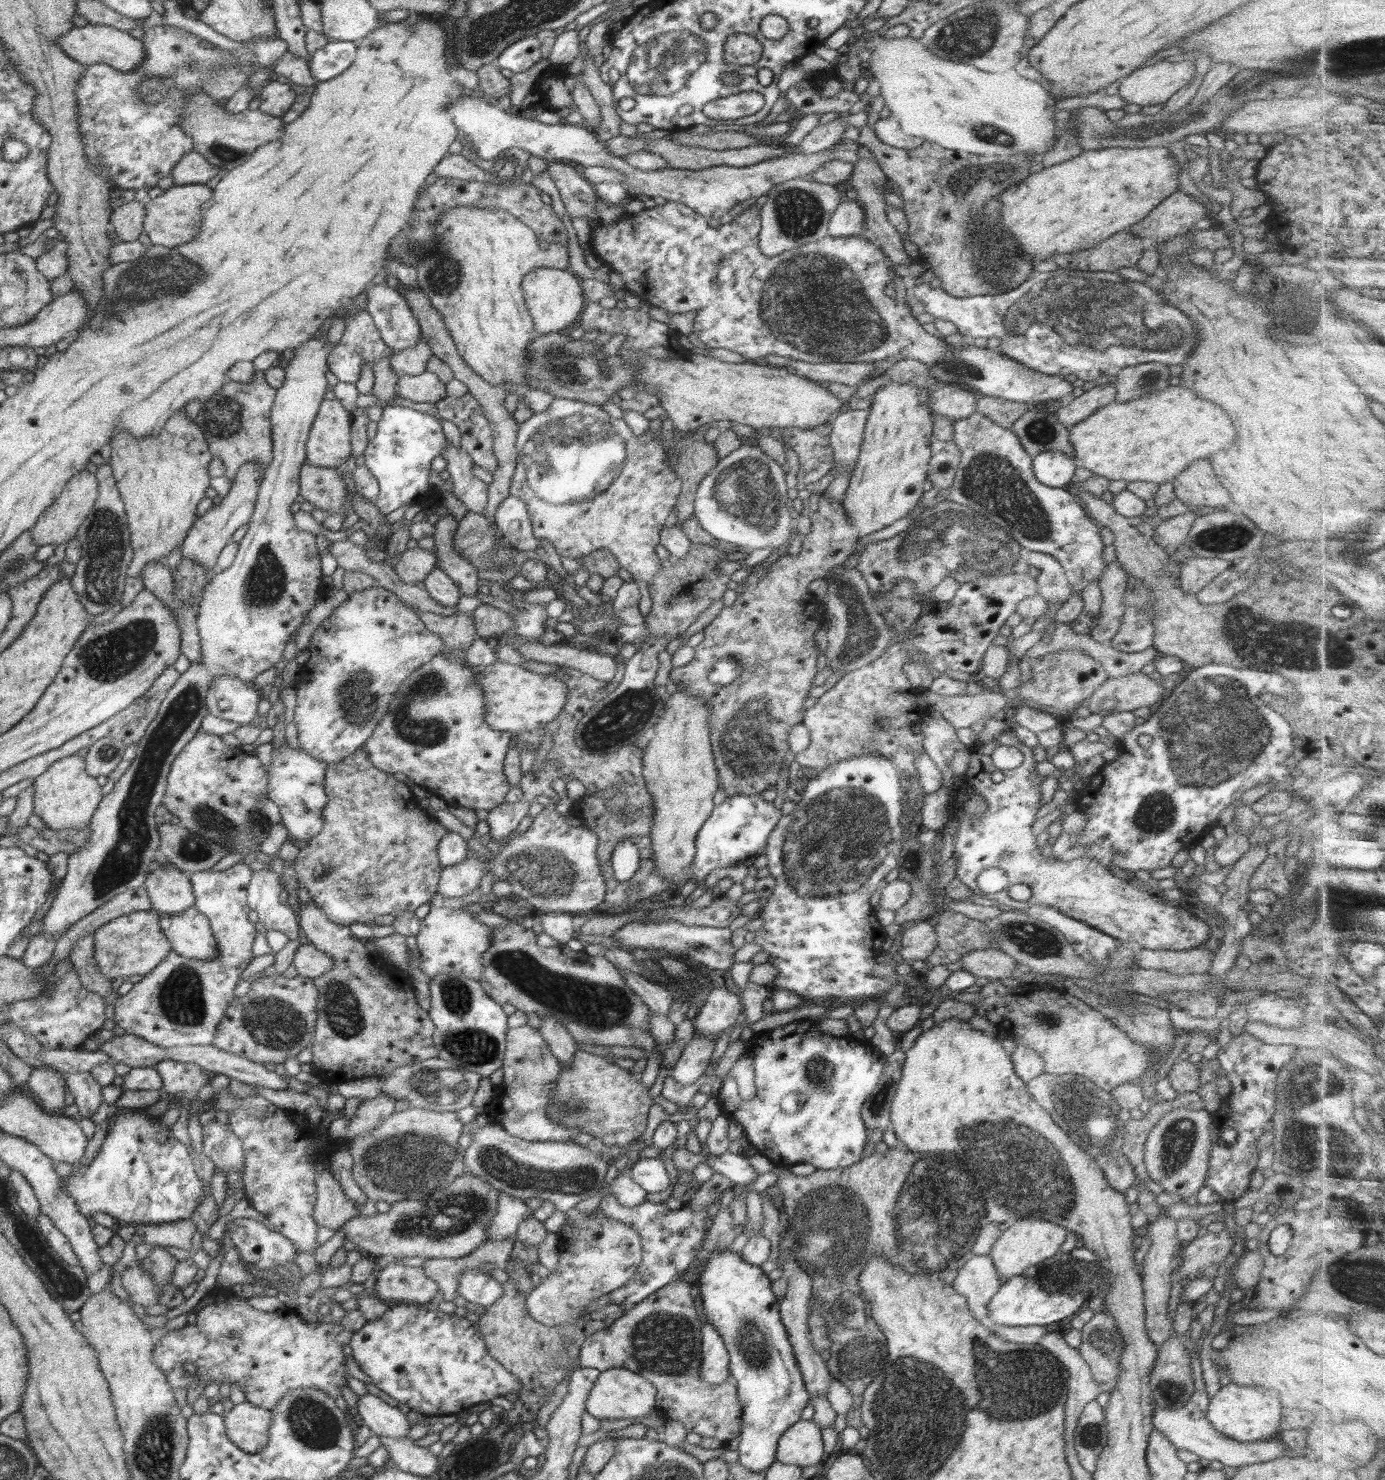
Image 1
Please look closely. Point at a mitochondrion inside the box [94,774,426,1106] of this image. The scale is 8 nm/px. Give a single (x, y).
(273, 1022)

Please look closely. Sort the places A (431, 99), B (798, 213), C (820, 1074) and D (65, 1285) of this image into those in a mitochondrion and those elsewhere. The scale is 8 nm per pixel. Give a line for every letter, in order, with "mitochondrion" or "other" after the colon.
A: other
B: mitochondrion
C: mitochondrion
D: mitochondrion

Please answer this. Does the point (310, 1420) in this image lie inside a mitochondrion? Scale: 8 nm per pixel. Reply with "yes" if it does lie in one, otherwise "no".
yes

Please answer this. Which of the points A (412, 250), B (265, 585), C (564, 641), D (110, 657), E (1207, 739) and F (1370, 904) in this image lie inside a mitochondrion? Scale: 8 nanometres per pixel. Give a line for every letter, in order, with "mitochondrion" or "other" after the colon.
A: mitochondrion
B: mitochondrion
C: other
D: mitochondrion
E: mitochondrion
F: mitochondrion

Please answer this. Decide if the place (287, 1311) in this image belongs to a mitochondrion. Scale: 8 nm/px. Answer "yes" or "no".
no

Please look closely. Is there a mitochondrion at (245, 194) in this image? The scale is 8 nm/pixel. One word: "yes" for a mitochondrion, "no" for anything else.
no

